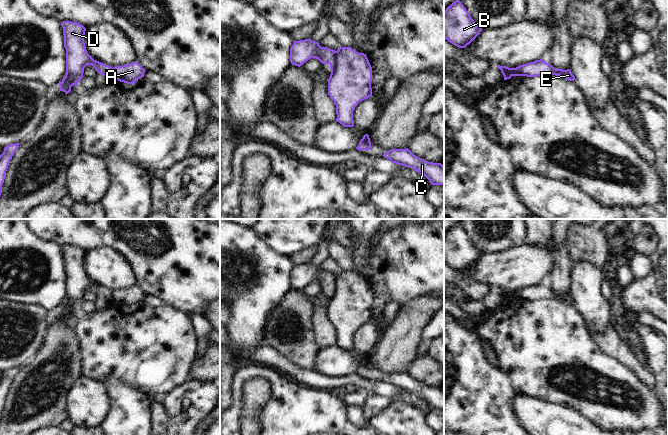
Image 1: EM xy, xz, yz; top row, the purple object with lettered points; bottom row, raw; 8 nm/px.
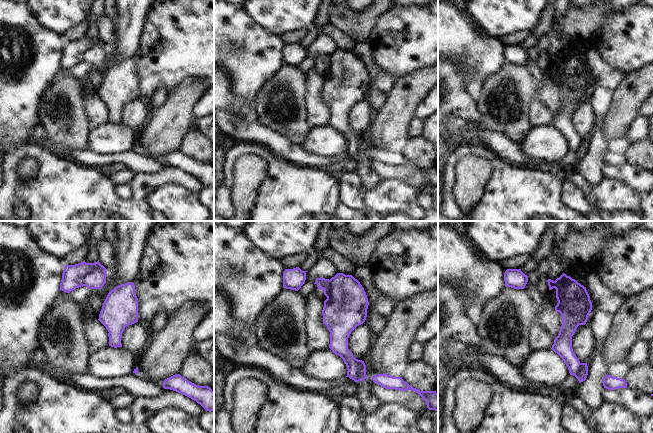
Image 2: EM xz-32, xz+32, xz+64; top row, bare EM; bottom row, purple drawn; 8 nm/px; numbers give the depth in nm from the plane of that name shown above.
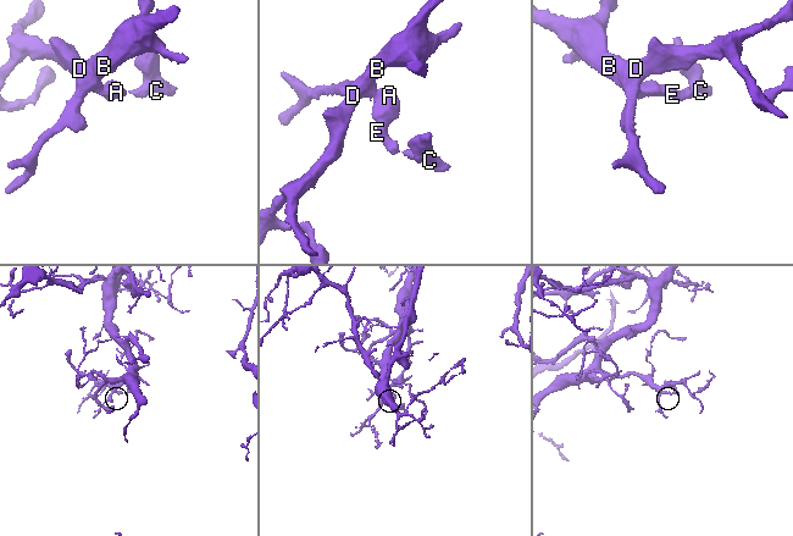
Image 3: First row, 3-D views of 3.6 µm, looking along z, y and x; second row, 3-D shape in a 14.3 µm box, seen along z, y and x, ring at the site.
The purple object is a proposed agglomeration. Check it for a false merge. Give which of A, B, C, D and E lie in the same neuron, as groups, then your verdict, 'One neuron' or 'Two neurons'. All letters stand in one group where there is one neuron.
Groups: A C E / B D. Two neurons

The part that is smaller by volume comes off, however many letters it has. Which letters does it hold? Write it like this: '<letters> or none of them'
A, C, E

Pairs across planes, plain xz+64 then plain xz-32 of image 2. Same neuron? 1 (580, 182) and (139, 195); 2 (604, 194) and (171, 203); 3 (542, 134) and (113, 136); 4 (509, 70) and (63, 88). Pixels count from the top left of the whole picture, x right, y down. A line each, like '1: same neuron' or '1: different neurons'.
1: different neurons
2: same neuron
3: same neuron
4: same neuron

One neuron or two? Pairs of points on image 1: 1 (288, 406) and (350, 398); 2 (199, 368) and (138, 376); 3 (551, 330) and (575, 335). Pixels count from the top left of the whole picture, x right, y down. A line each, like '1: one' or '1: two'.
1: two
2: two
3: one

